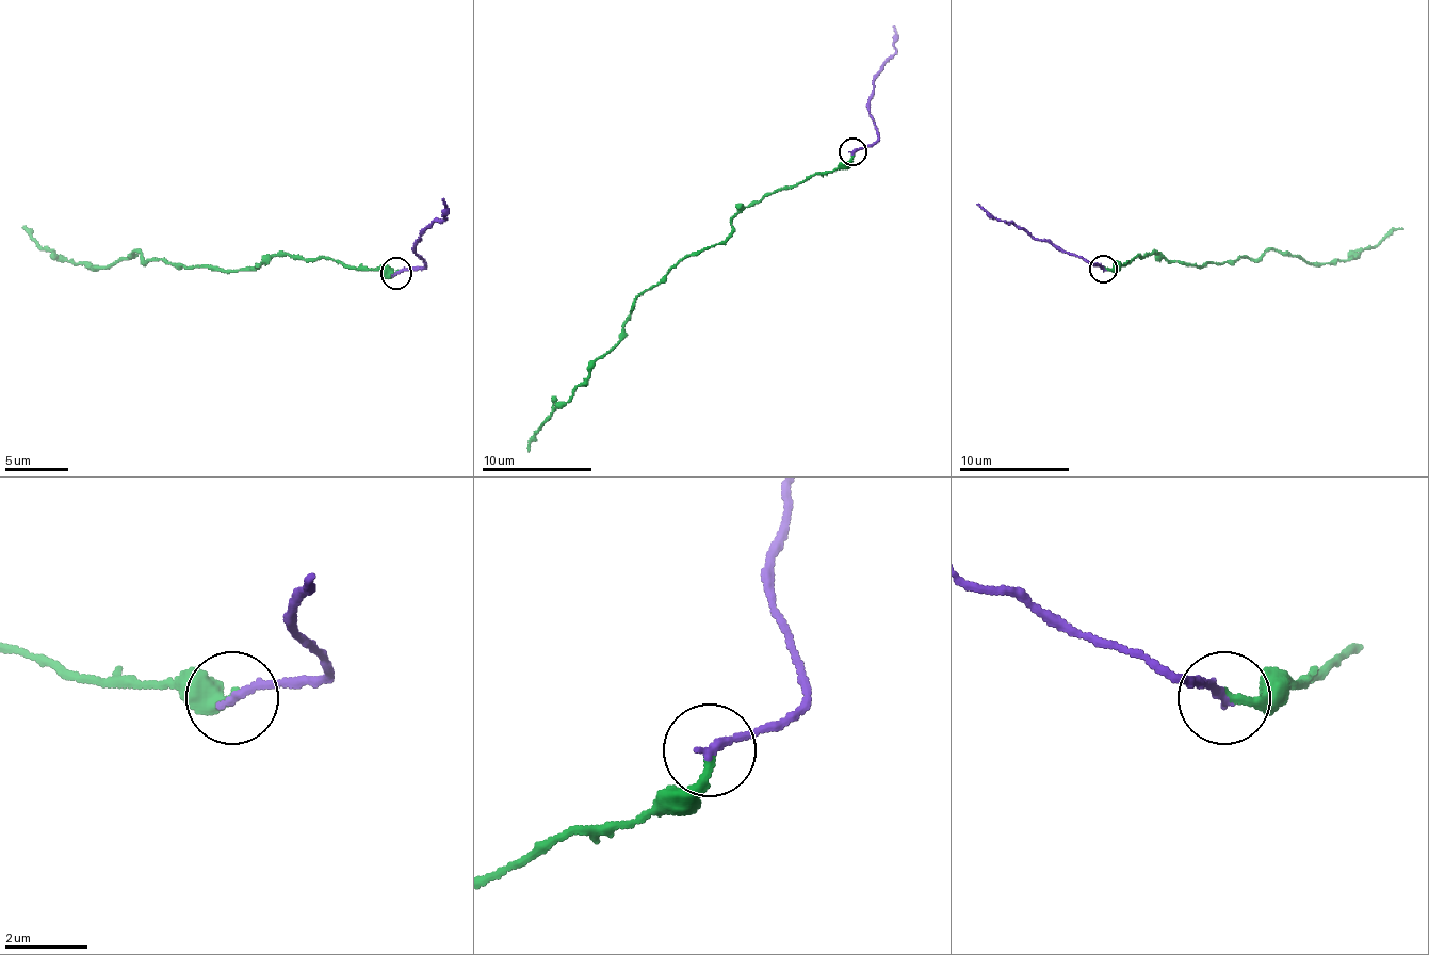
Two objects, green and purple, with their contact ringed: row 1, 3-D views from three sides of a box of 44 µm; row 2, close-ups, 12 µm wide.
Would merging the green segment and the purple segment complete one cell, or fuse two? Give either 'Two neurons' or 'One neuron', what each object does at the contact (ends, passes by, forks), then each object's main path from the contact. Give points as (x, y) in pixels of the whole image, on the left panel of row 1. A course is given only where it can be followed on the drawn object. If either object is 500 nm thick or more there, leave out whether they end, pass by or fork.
One neuron. At the ring green ends. At the ring purple ends. Course of green: (396, 272), (277, 257), (245, 269), (144, 262), (134, 251), (107, 265), (68, 262), (25, 225). Course of purple: (396, 272), (425, 262), (416, 254), (419, 241), (444, 219), (441, 199)

